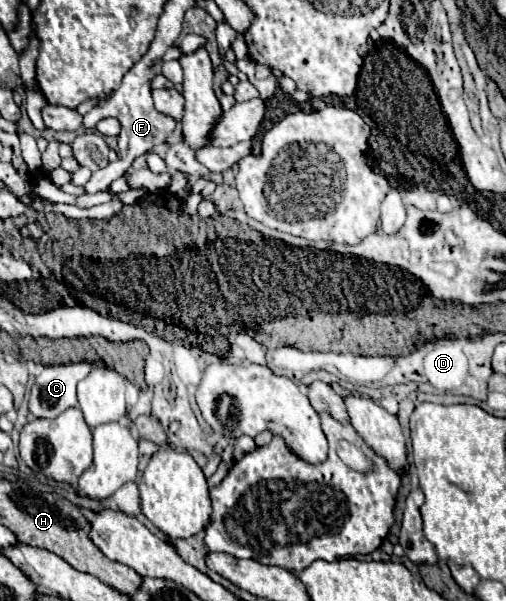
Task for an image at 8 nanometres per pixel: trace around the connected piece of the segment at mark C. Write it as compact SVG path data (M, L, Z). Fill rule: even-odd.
M71 363L43 367L35 377L29 395L29 411L33 417L55 419L69 407L77 407L77 383L91 371L91 363Z

